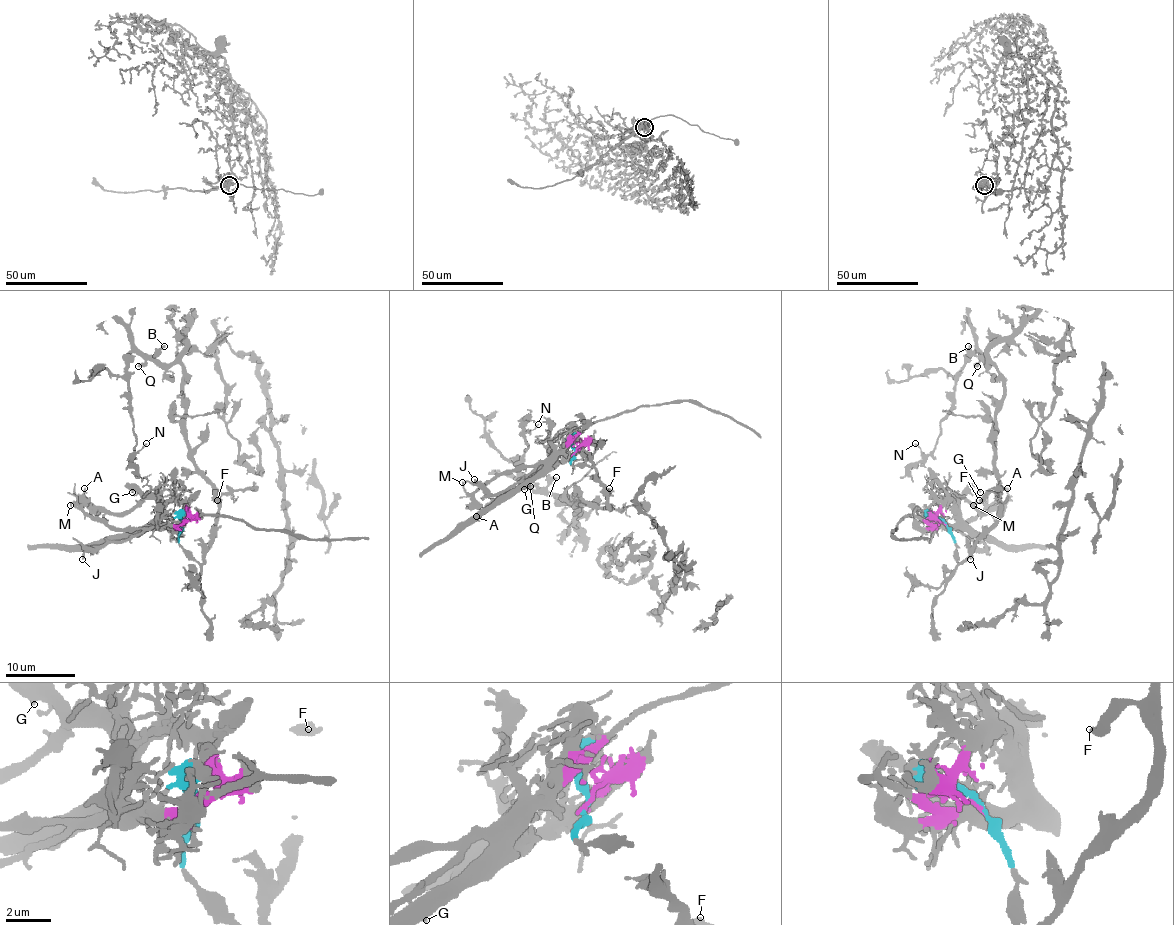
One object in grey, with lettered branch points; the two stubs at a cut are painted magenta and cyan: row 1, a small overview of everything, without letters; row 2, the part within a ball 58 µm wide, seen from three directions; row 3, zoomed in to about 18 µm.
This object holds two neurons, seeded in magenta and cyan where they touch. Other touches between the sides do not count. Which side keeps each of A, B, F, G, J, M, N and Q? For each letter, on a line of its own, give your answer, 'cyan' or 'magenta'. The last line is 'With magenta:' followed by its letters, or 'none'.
A: magenta
B: cyan
F: cyan
G: magenta
J: magenta
M: magenta
N: cyan
Q: cyan
With magenta: A, G, J, M

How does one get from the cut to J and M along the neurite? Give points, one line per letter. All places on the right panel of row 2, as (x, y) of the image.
J: (944, 523), (935, 521), (933, 524), (954, 528), (985, 545), (977, 549), (970, 559)
M: (944, 523), (935, 521), (933, 524), (961, 528), (984, 507), (982, 504), (973, 505)

